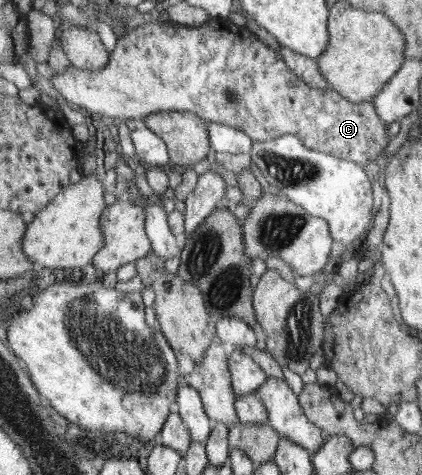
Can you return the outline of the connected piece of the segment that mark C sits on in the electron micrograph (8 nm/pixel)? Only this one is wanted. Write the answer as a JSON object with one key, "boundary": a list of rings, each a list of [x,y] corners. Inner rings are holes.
{"boundary":[[[213,16],[204,25],[201,25],[201,27],[187,27],[174,22],[152,22],[148,20],[142,27],[137,27],[137,29],[133,29],[129,33],[119,37],[117,45],[111,53],[110,62],[107,63],[105,69],[101,71],[85,71],[74,66],[69,66],[61,74],[53,73],[51,82],[69,103],[75,103],[75,105],[86,109],[87,115],[93,120],[96,120],[99,116],[107,115],[117,120],[132,119],[141,123],[148,115],[157,111],[193,112],[195,115],[203,116],[203,119],[206,119],[208,122],[220,123],[221,125],[240,129],[240,131],[249,135],[253,142],[265,142],[286,134],[295,135],[311,150],[325,152],[343,159],[353,159],[361,165],[366,165],[375,160],[380,153],[384,153],[385,146],[387,146],[387,142],[389,141],[387,138],[388,125],[378,115],[372,100],[355,103],[345,99],[331,86],[328,86],[326,90],[318,90],[317,88],[307,86],[302,80],[298,79],[298,76],[294,72],[291,72],[287,68],[286,61],[283,59],[281,53],[277,53],[275,49],[271,49],[265,43],[262,43],[245,26],[238,27],[227,18]]]}

